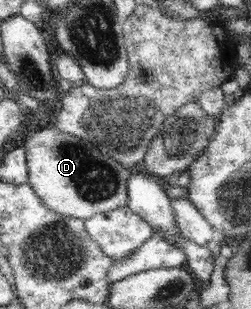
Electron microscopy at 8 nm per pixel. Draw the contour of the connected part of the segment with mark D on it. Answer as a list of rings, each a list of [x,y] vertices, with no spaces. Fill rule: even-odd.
[[[42,128],[27,137],[22,145],[27,159],[28,182],[49,210],[58,215],[84,221],[92,215],[105,214],[109,210],[127,206],[127,183],[132,175],[130,169],[119,164],[109,154],[101,152],[94,144],[59,131],[59,128]]]

